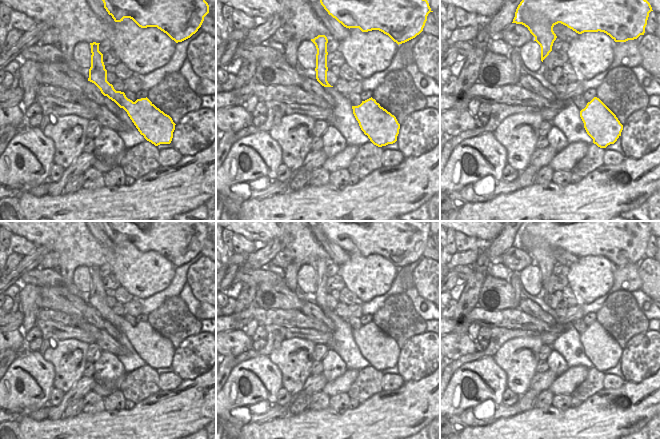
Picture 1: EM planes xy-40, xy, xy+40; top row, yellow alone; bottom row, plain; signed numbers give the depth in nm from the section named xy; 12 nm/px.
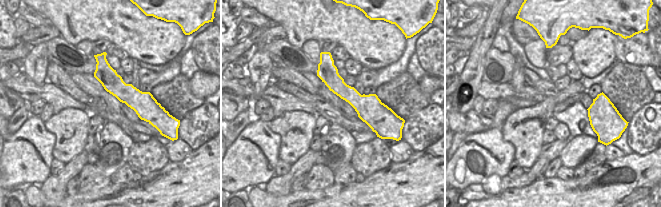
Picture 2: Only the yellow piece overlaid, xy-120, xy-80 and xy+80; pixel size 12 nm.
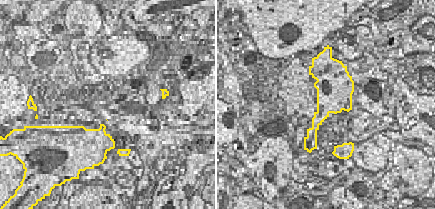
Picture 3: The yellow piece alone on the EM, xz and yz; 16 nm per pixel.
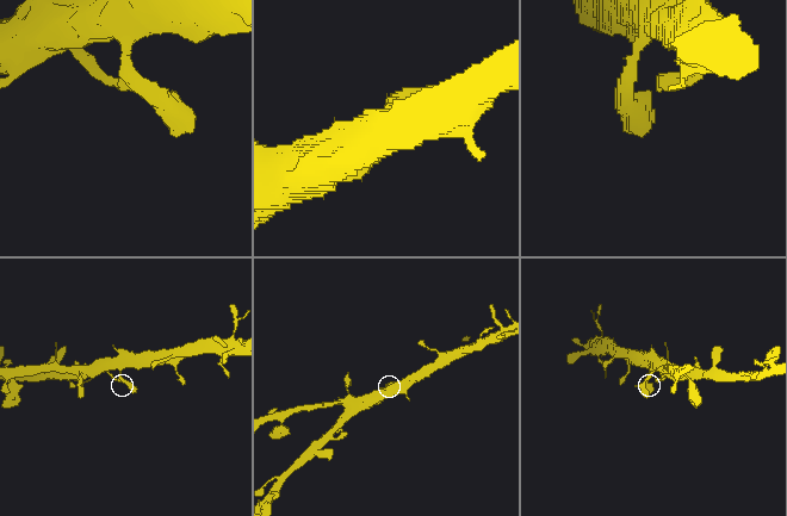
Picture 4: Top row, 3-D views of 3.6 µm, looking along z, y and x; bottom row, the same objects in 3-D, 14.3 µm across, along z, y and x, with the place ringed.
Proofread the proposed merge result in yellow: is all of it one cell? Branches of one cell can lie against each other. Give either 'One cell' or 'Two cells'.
One cell

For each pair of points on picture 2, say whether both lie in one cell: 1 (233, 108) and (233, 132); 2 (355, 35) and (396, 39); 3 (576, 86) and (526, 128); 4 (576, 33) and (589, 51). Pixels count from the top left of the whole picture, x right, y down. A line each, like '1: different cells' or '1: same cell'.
1: different cells
2: same cell
3: same cell
4: different cells

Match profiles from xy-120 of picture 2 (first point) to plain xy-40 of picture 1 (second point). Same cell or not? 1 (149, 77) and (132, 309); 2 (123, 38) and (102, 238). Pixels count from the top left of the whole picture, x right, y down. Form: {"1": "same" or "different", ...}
{"1": "same", "2": "different"}

